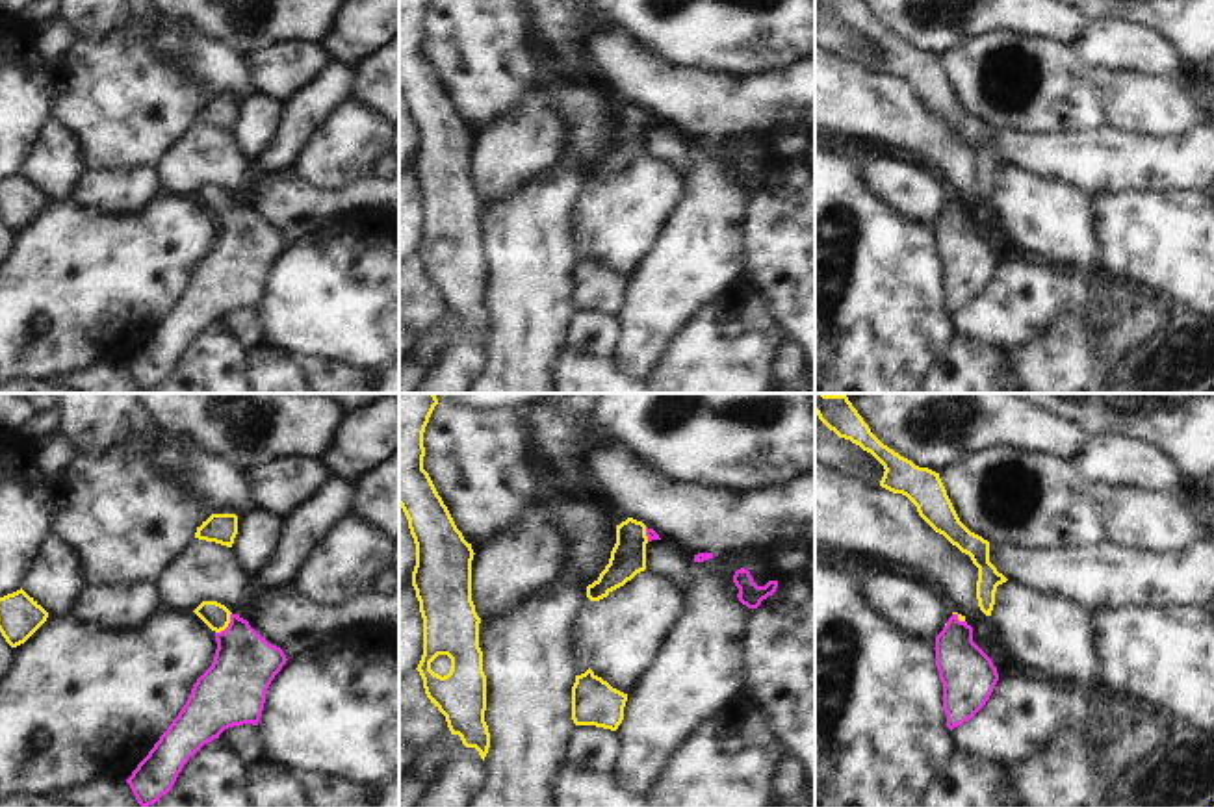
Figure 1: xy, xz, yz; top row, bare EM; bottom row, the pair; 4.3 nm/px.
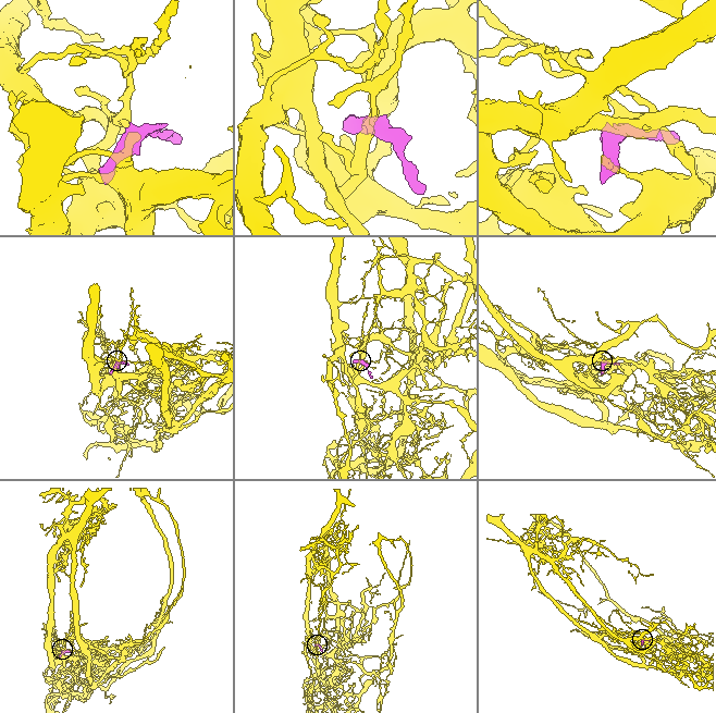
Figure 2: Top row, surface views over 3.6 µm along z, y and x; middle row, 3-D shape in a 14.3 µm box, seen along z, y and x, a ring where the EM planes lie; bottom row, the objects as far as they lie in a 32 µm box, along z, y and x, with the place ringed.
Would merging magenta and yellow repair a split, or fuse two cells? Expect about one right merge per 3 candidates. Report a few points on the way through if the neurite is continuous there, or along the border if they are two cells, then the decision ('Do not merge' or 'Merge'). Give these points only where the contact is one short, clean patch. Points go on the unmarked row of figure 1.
Path across: xy (244, 251), (240, 230), (229, 210), (214, 199). Merge.

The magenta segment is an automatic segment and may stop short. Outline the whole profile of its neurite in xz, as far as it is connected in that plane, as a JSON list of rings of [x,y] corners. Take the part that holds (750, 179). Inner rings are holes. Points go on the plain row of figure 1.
[[[744,152],[735,156],[733,167],[739,173],[739,186],[748,193],[757,193],[761,186],[772,180],[778,173],[778,165],[768,165],[765,171],[757,171]]]

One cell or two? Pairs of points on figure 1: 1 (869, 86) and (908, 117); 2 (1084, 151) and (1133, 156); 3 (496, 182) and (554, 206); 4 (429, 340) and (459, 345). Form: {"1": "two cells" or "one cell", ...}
{"1": "one cell", "2": "one cell", "3": "two cells", "4": "two cells"}

